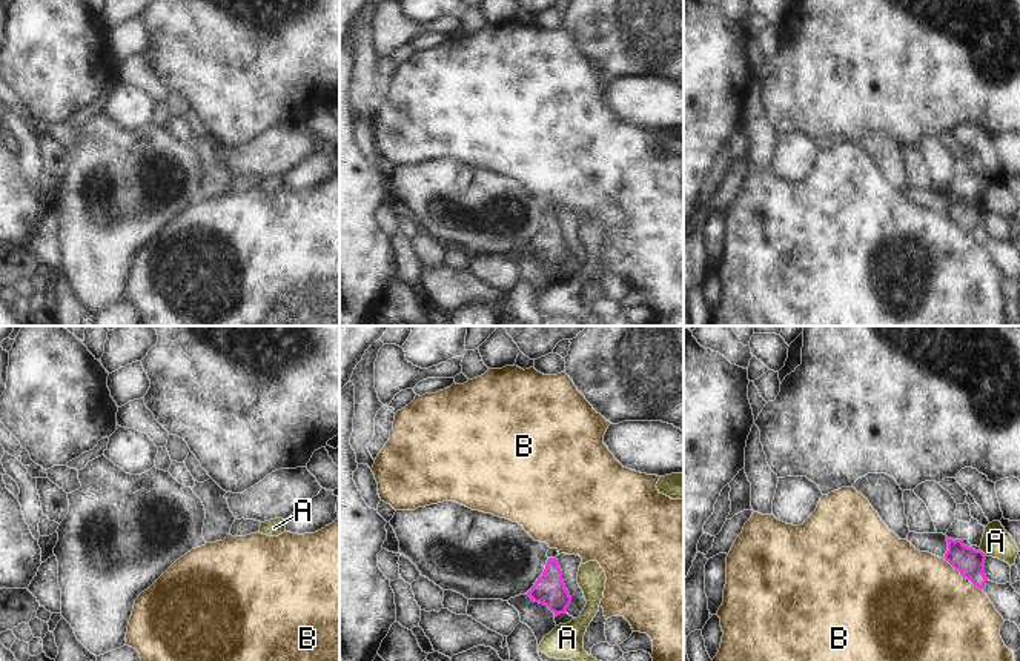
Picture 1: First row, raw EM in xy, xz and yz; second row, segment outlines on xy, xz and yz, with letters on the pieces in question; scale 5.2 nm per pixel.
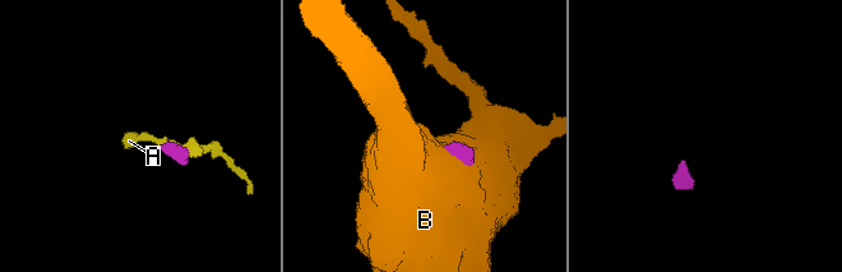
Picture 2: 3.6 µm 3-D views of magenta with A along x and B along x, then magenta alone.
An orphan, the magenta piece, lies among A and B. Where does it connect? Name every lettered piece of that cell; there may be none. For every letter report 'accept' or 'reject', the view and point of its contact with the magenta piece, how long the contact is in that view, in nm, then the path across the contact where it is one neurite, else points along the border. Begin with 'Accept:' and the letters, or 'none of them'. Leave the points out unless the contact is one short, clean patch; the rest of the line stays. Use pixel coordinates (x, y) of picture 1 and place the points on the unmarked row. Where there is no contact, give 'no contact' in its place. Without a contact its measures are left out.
Accept: none of them
A: reject; contact yz (982, 208); length 50 nm; border yz (980, 205), (986, 211)
B: reject; contact yz (962, 231); length 260 nm; border yz (943, 212), (980, 246)

